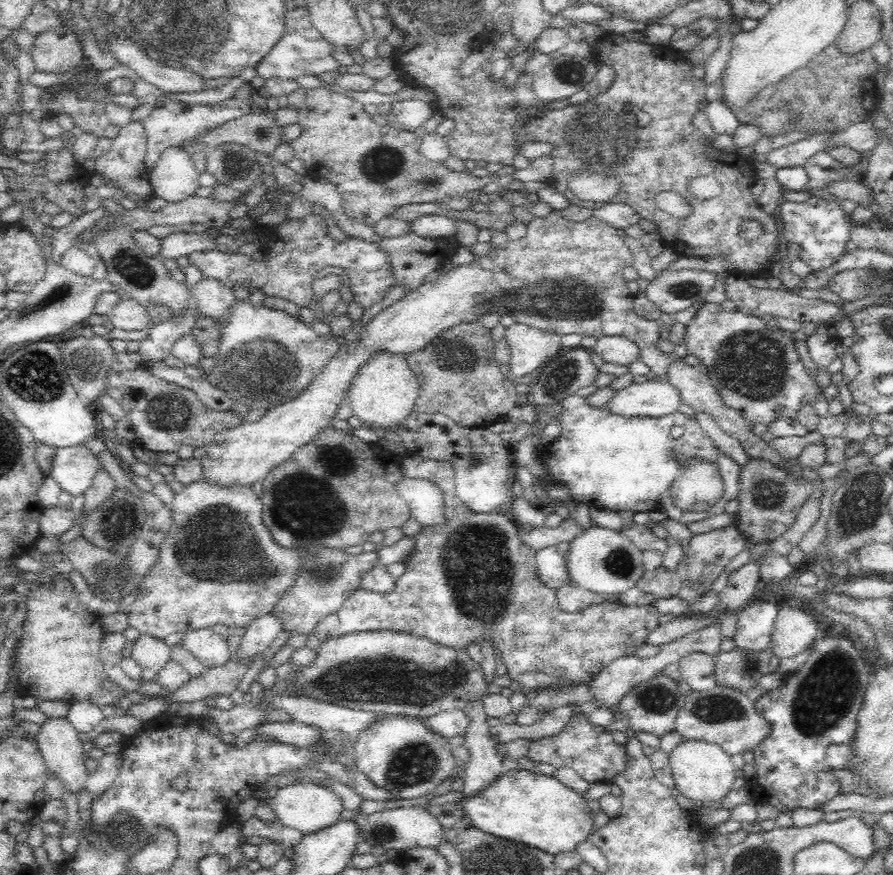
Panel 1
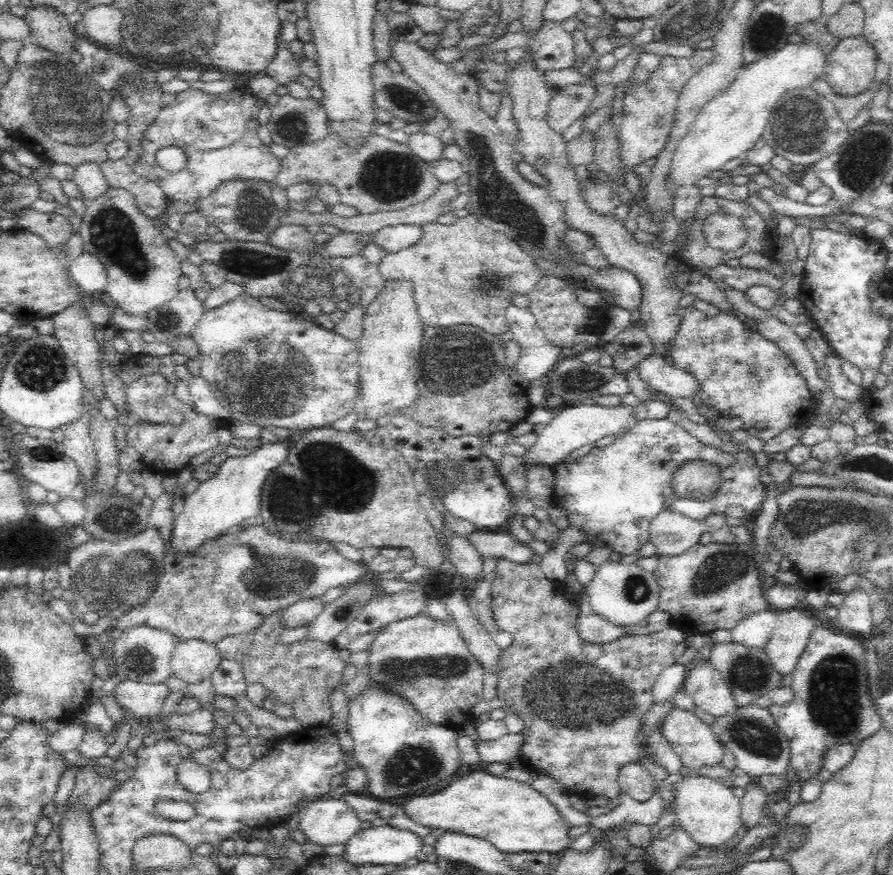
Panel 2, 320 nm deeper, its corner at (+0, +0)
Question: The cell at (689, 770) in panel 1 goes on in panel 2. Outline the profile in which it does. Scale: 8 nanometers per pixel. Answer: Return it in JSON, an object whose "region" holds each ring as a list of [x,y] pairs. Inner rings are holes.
{"region":[[[686,776],[675,785],[674,811],[679,826],[688,833],[698,848],[710,847],[713,850],[720,845],[726,846],[742,824],[741,798],[730,787],[724,786],[719,778]]]}

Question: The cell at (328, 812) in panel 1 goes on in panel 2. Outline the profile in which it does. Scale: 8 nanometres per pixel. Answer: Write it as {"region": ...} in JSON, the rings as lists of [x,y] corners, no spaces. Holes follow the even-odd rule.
{"region":[[[341,797],[312,803],[299,818],[309,841],[320,846],[346,844],[366,824]]]}

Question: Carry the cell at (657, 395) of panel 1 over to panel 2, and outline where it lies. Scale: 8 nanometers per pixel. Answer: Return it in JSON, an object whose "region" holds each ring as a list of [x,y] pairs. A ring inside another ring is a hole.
{"region":[[[587,401],[572,406],[565,405],[565,410],[561,410],[562,412],[537,434],[537,439],[532,446],[522,451],[520,462],[524,465],[524,470],[532,467],[548,467],[555,470],[556,466],[567,464],[582,452],[592,448],[594,443],[604,436],[622,435],[624,426],[633,420],[631,417],[634,410],[634,407],[622,405],[618,408],[605,408]]]}

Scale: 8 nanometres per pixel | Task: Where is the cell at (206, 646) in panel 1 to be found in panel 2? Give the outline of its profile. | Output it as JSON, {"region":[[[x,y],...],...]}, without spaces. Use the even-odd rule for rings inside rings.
{"region":[[[178,641],[171,659],[171,672],[187,685],[195,684],[209,678],[221,660],[214,643]]]}

